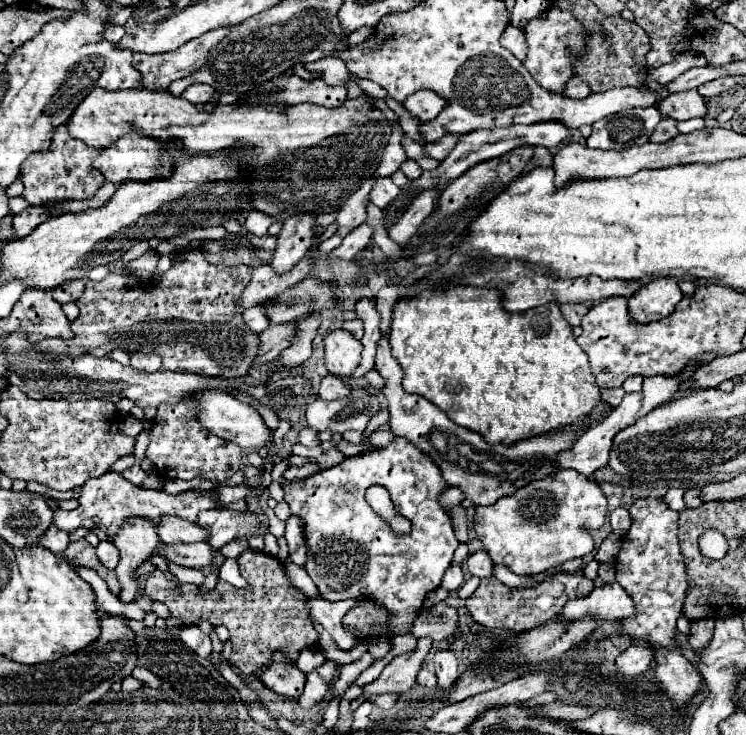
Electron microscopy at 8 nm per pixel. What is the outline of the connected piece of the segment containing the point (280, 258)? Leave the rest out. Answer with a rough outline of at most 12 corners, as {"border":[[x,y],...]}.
{"border":[[314,214],[284,220],[272,268],[290,272],[314,240]]}

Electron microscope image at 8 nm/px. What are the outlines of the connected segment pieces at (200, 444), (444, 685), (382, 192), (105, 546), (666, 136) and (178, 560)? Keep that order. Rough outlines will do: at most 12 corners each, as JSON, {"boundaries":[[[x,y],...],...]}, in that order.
{"boundaries":[[[196,402],[158,406],[146,458],[160,478],[220,484],[240,446],[196,422]],[[452,650],[434,654],[438,688],[450,690],[458,680],[458,662]],[[376,178],[370,198],[384,210],[400,194],[390,178]],[[112,542],[96,546],[98,562],[114,570],[118,564],[118,550]],[[662,118],[648,142],[662,144],[678,136],[676,120]],[[206,542],[160,544],[152,556],[202,568],[212,564]]]}

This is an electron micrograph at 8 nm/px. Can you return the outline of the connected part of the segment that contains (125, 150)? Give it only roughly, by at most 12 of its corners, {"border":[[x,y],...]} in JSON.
{"border":[[128,134],[98,150],[112,184],[170,178],[174,160],[158,142]]}

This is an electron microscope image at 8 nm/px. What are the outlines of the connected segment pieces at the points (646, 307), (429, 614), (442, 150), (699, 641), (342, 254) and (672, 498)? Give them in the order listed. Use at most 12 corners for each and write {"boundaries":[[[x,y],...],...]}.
{"boundaries":[[[674,278],[646,282],[628,298],[632,322],[670,316],[682,300]],[[440,602],[418,612],[410,634],[460,638],[456,608]],[[452,134],[426,144],[424,154],[442,162],[460,136]],[[712,618],[690,622],[690,648],[702,652],[712,638]],[[366,222],[342,240],[330,258],[352,260],[370,244]],[[670,488],[662,498],[672,510],[682,512],[684,490]]]}

